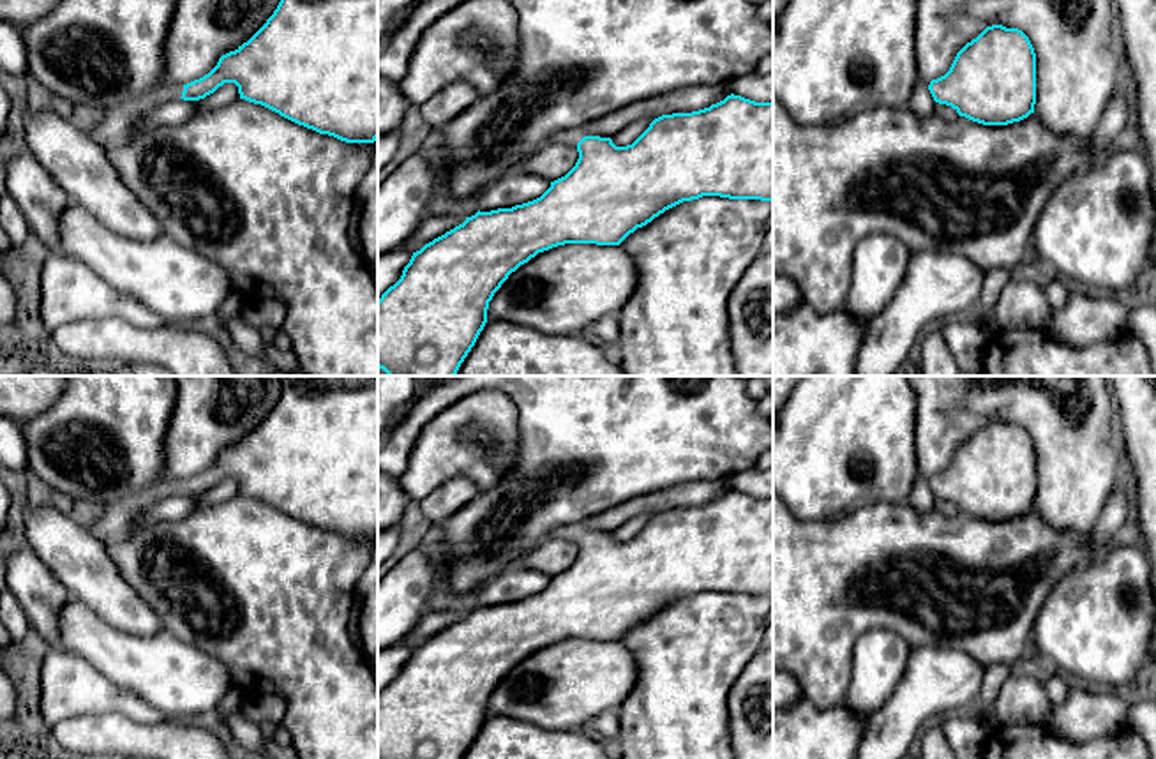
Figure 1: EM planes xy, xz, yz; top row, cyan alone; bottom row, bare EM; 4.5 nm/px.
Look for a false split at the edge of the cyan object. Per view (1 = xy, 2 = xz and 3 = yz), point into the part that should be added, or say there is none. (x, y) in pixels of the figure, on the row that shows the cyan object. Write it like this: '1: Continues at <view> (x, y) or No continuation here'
1: Continues at xy (117, 126)
2: Continues at xz (574, 136)
3: No continuation here

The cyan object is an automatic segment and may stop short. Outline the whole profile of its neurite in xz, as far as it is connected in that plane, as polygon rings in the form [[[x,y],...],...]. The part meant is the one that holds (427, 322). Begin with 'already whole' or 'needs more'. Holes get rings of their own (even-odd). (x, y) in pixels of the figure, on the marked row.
needs more; [[[731,94],[699,111],[655,118],[627,147],[616,147],[611,138],[586,136],[582,129],[558,132],[549,143],[577,147],[579,159],[565,177],[551,182],[551,187],[533,201],[491,212],[478,210],[466,217],[462,224],[413,252],[401,279],[381,295],[378,367],[388,376],[455,376],[487,323],[494,293],[512,272],[538,252],[565,244],[619,245],[665,210],[702,196],[773,201],[773,102],[755,102]]]

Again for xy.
needs more; [[[281,0],[266,23],[199,79],[154,88],[104,113],[88,134],[101,147],[118,147],[141,118],[168,101],[199,101],[224,83],[238,86],[240,99],[346,143],[378,139],[378,0]]]

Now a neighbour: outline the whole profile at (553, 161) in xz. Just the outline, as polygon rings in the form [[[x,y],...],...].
[[[547,143],[528,159],[515,164],[514,173],[531,173],[545,180],[565,177],[577,162],[577,145]]]

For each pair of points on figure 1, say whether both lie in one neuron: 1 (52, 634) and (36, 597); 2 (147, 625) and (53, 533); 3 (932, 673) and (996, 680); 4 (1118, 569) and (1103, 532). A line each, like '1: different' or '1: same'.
1: same
2: same
3: different
4: different

